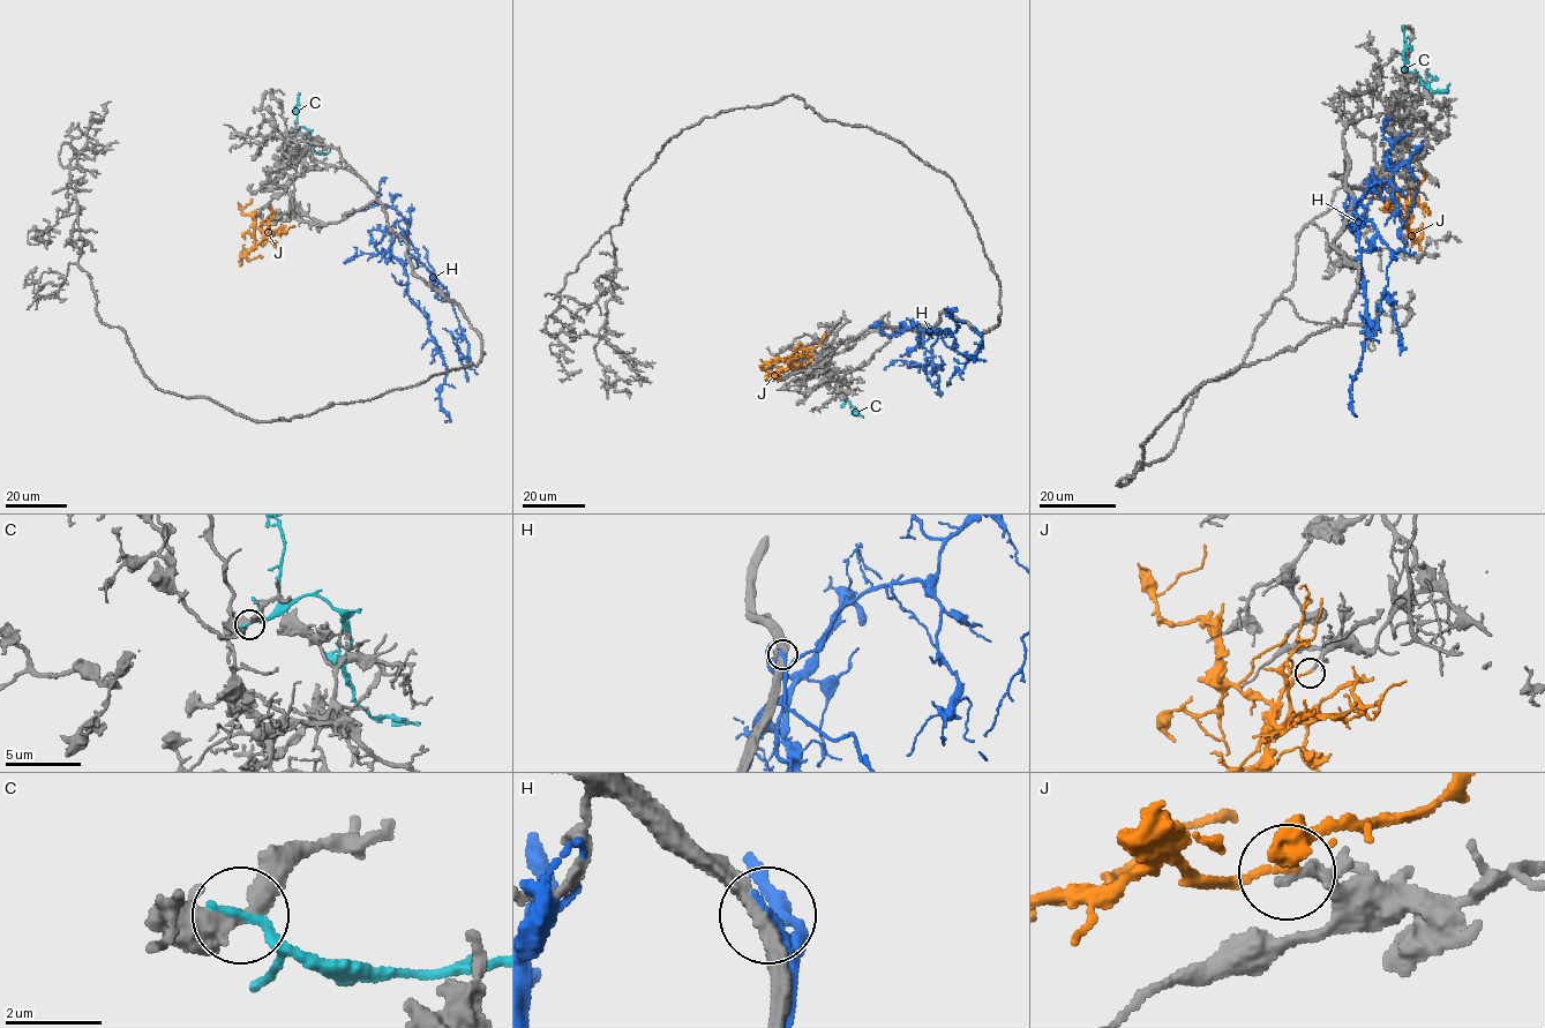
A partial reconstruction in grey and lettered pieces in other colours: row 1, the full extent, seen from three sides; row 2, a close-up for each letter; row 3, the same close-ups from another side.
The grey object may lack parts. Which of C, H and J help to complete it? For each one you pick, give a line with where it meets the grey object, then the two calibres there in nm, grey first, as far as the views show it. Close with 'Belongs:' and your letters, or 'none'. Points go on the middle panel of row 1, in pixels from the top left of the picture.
J: (800, 367) | 180/150 nm
Belongs: J

